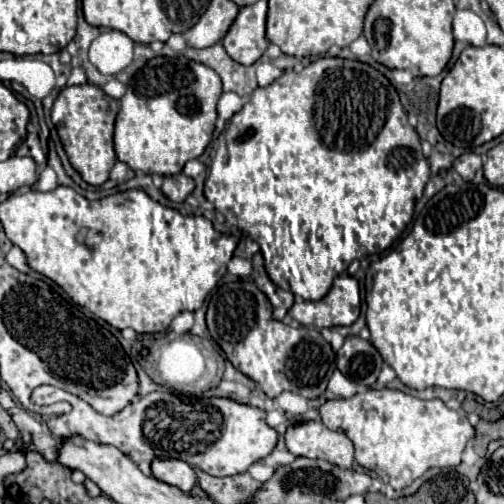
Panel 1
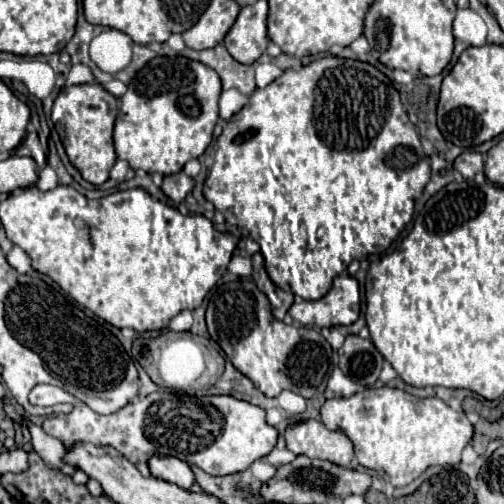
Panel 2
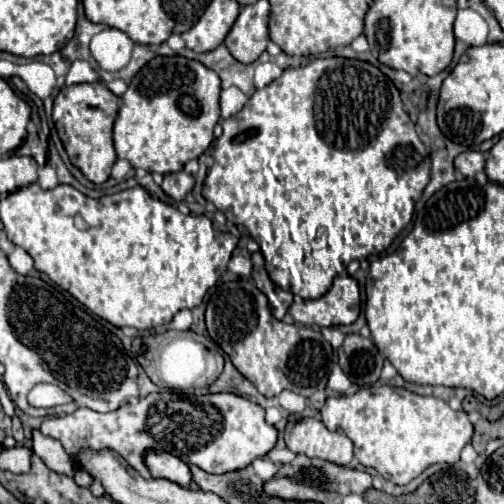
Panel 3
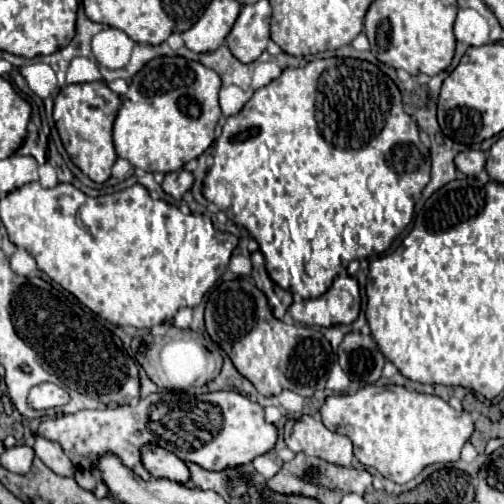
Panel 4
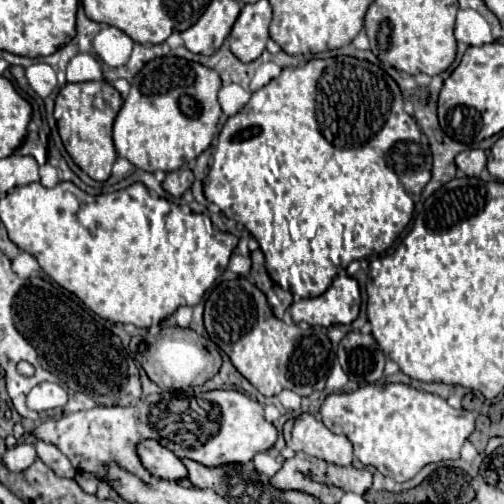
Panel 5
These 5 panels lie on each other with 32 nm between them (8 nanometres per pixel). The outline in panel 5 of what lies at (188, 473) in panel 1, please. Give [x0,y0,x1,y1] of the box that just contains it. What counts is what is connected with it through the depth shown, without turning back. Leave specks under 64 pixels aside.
[138,440,188,480]

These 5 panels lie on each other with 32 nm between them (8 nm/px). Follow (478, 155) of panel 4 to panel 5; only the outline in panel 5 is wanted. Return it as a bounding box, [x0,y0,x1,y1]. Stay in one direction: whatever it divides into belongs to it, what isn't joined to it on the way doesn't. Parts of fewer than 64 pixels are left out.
[456,150,486,176]

